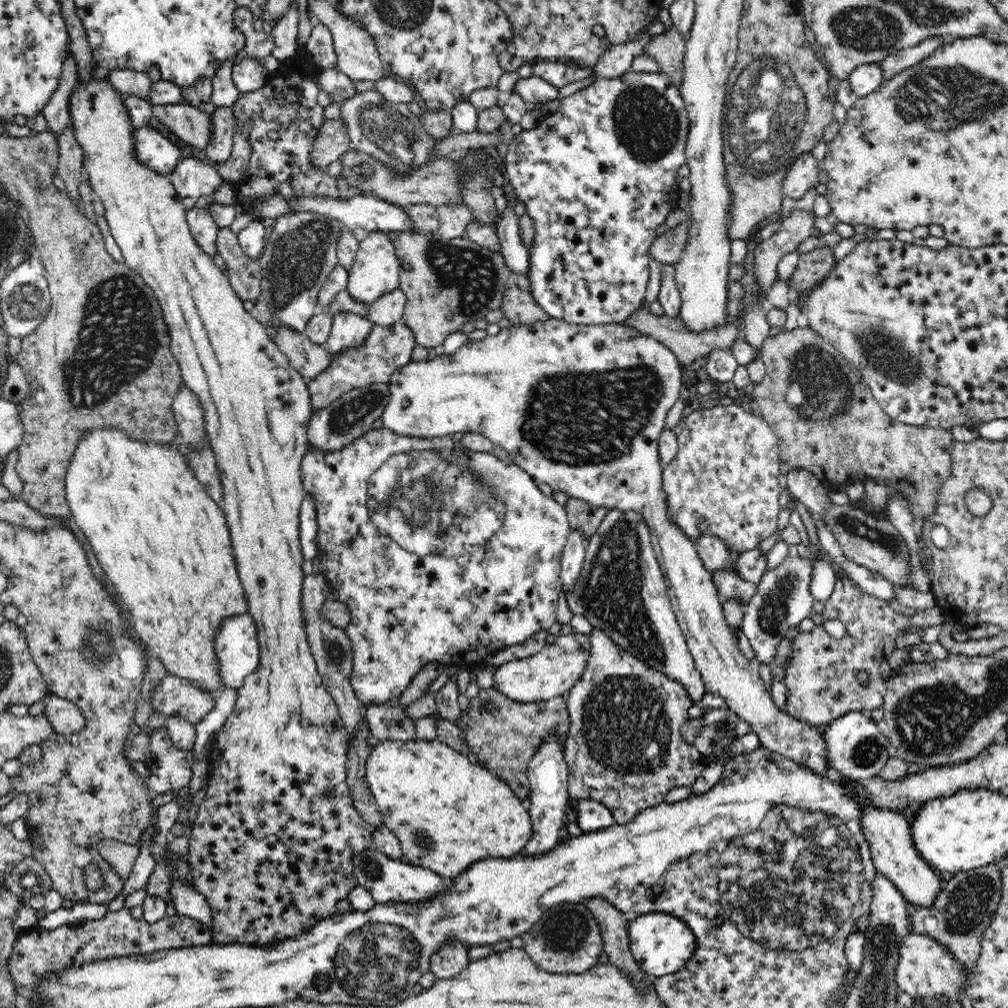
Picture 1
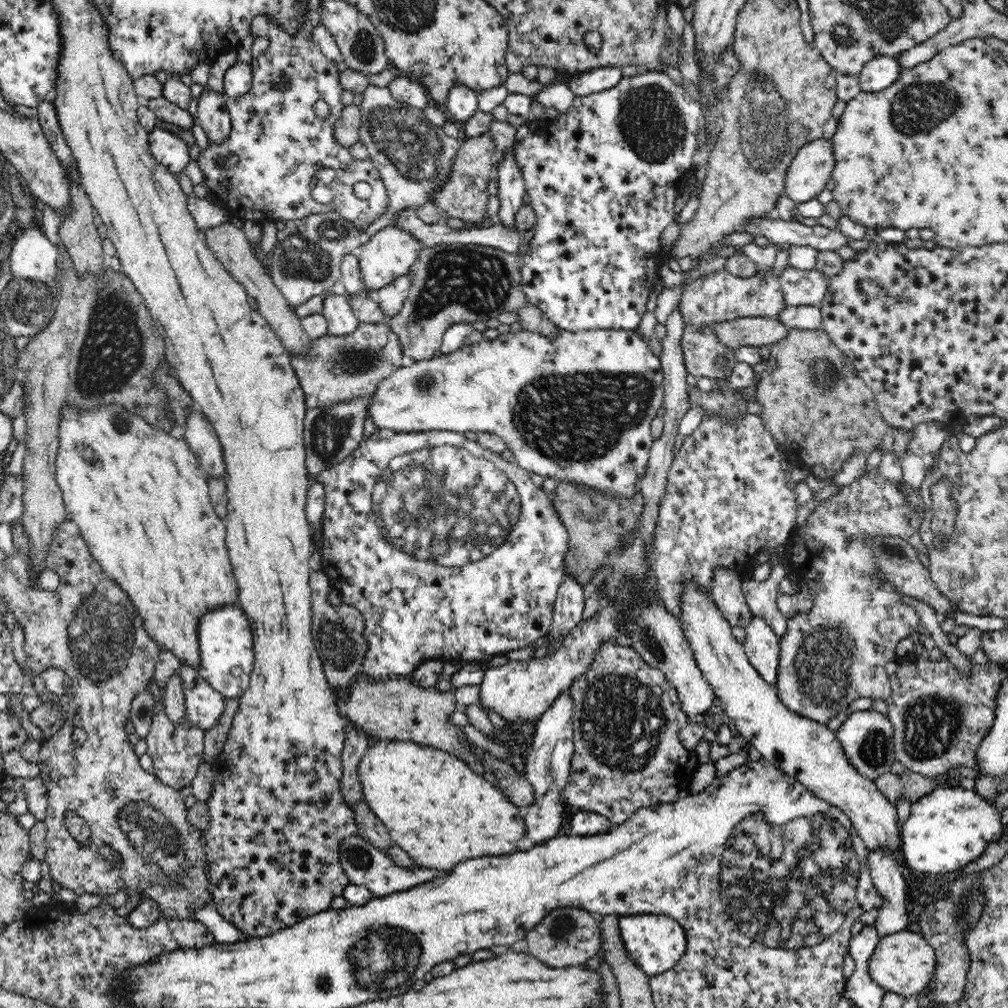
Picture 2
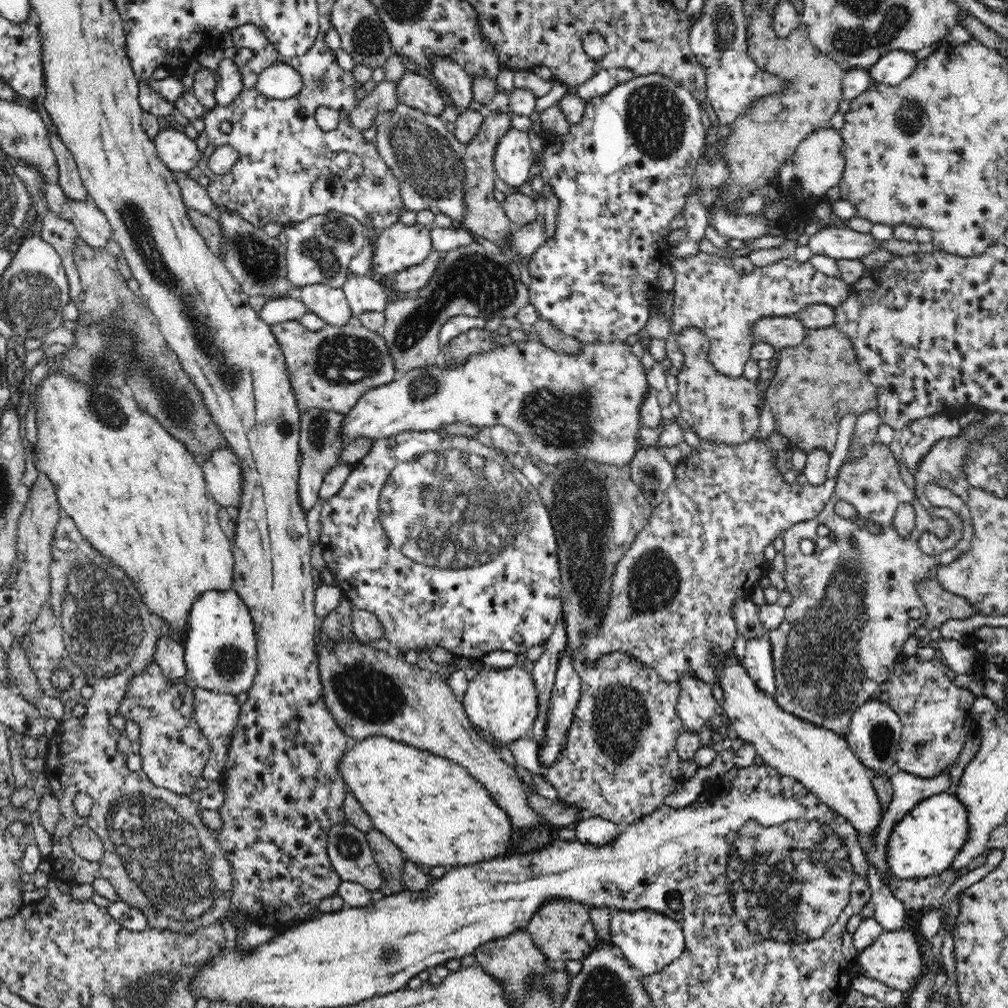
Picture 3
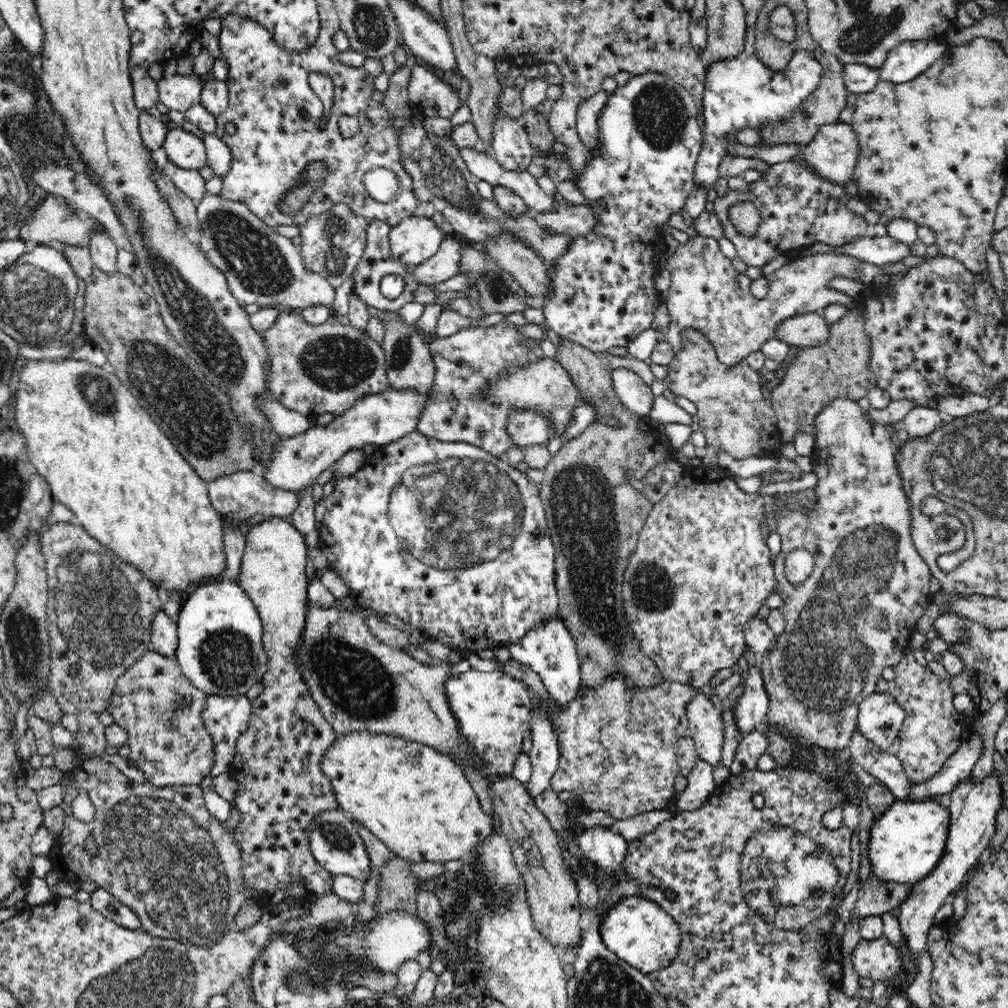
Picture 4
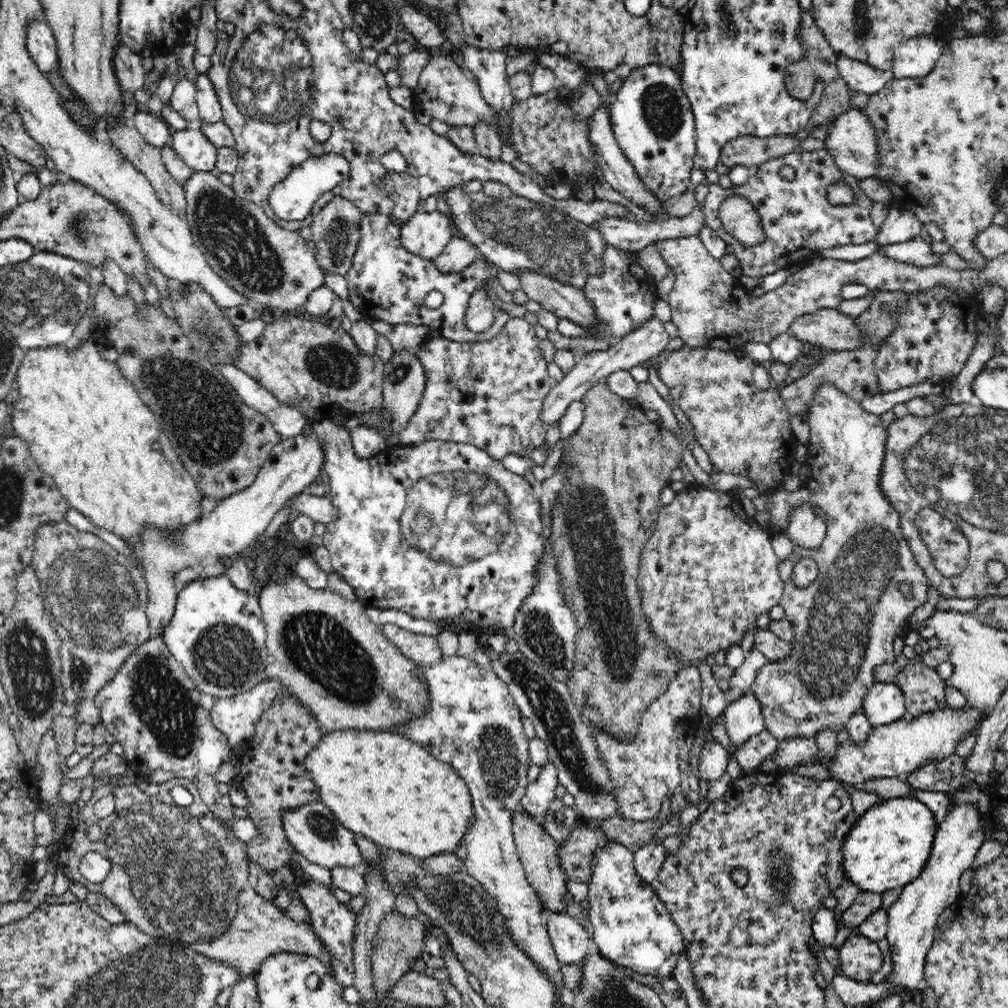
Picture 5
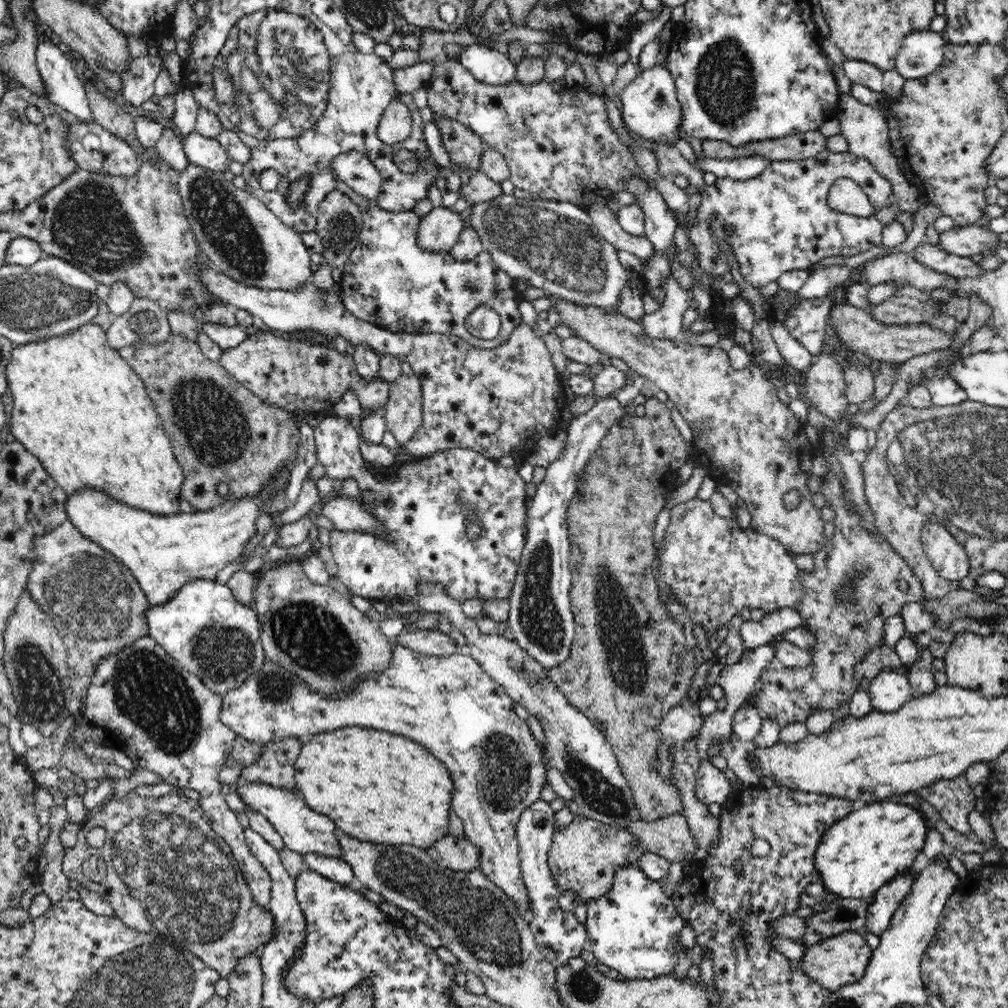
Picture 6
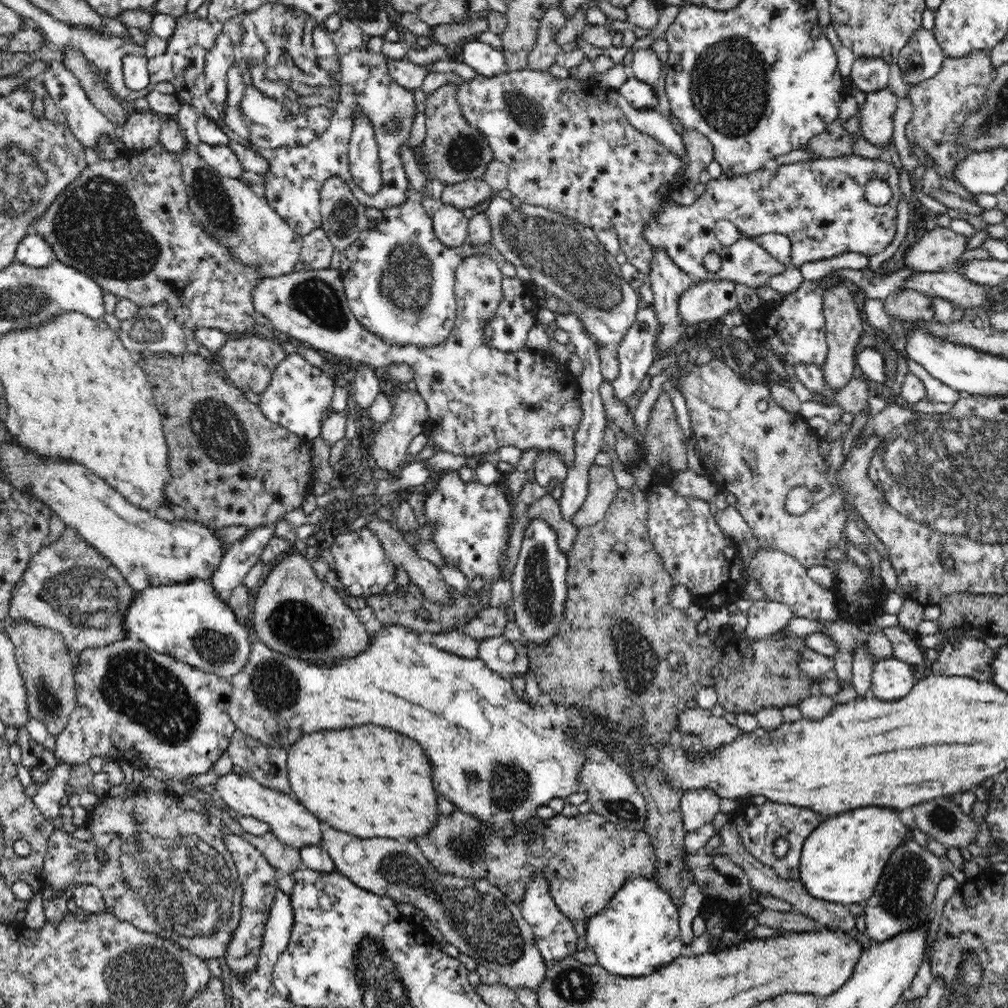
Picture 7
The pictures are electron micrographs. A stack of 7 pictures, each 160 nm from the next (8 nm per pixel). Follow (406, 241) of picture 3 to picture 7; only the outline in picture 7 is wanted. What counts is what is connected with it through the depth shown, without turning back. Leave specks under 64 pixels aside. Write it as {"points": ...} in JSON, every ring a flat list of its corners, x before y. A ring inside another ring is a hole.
{"points":[[442,205,432,214,433,229,439,242,449,248,467,243,468,222,462,210,452,205]]}

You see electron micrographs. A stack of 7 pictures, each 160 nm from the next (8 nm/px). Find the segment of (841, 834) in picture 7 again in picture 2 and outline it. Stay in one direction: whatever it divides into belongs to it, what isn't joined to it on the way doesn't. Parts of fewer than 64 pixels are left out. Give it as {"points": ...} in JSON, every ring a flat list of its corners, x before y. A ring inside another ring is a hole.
{"points":[[938,786,933,791,922,795,910,806,908,818,901,824,901,854,904,865,912,872,930,874,947,874,959,871,972,860,976,860,989,842,998,840,1002,834,1001,814,994,806,995,802,980,795,978,792,962,787]]}

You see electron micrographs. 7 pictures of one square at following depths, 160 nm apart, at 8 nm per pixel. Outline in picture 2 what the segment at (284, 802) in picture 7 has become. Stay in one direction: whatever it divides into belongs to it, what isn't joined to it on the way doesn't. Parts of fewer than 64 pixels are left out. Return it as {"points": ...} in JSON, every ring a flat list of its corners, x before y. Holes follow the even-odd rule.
{"points":[[360,835,349,836,344,839,339,846,340,863,343,865,344,872,353,885,364,885,375,897,383,897,391,892,400,892,411,889,434,880,441,872,416,866,412,870,400,868,392,863,388,855,380,849,374,848,367,840]]}

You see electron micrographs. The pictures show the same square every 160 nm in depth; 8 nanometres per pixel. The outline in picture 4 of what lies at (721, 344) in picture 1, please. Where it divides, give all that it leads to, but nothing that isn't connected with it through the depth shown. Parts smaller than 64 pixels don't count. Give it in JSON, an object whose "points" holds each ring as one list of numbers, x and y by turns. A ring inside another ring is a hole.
{"points":[[819,311,796,315,784,320,776,328,776,338,788,346,815,347,828,340,830,324]]}

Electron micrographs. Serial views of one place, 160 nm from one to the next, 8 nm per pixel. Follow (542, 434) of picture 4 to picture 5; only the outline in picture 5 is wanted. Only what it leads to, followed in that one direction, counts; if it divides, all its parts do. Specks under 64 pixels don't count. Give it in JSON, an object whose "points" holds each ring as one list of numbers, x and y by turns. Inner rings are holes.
{"points":[[652,315,644,324,623,336,620,340,611,344,604,350,589,351,586,355,577,358,575,365,565,372,564,378,554,384,549,390,548,396,544,398,542,410,540,410,540,419,542,426,548,428,560,420,571,402,581,401,588,388,592,388,598,382,602,382,618,370,629,370,633,366,640,366,646,361,654,358,659,352,662,352,668,346,668,342,673,335,670,326,662,323,655,315]]}

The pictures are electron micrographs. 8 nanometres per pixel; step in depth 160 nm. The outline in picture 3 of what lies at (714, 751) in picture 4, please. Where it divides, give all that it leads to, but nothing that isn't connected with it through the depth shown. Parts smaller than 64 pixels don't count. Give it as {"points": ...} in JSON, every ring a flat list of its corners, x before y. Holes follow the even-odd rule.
{"points":[[684,672,680,678,680,696,677,702,677,714,684,723,685,731,700,732,710,720,717,718,717,700,712,695,712,683,698,680]]}

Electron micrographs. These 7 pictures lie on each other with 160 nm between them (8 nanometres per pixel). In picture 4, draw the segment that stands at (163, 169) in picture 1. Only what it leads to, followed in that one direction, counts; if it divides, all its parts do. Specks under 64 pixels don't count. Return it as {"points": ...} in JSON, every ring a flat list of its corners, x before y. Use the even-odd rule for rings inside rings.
{"points":[[170,128,163,148,176,167,199,171,207,166,207,151,203,140,181,128]]}

